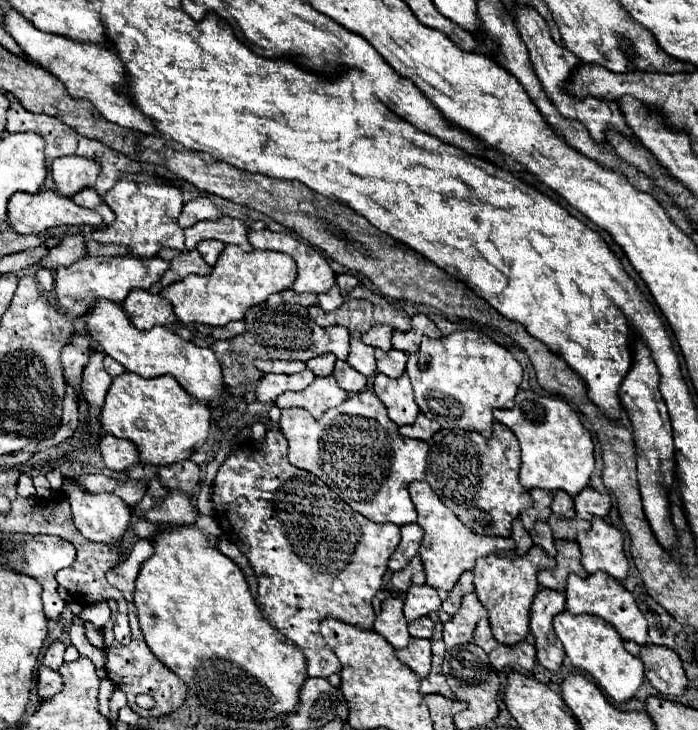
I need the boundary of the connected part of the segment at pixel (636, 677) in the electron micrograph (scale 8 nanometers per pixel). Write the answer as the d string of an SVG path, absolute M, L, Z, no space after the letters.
M564 610L554 616L554 632L562 642L572 666L592 676L592 680L612 698L614 704L624 704L636 696L638 688L644 682L644 664L640 664L640 658L624 650L624 642L620 634L612 628L612 624L598 616L574 616Z

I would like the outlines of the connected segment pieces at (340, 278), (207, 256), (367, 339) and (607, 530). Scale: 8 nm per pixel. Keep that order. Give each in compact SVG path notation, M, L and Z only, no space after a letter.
M338 274L338 276L336 276L336 284L340 286L342 296L348 296L348 294L352 292L352 288L360 284L360 280L358 280L354 274Z
M204 240L204 242L200 242L200 244L196 246L196 250L200 252L200 256L202 256L210 266L214 266L216 260L218 260L218 256L220 256L220 252L224 250L224 244L218 242L218 240Z
M376 324L376 326L372 326L370 332L362 334L362 342L368 344L368 346L374 346L374 348L380 348L380 350L388 352L388 350L392 350L392 346L390 346L392 332L394 332L394 330L392 330L390 326L386 326L386 324Z
M596 520L588 532L578 532L576 542L582 550L582 564L588 574L604 570L618 582L626 578L628 560L624 556L624 538L620 530L604 520Z

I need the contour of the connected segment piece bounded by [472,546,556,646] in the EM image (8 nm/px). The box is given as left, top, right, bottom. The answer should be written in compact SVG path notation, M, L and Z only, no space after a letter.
M532 546L524 556L516 554L490 554L486 558L478 558L474 566L474 586L478 600L486 606L492 634L500 644L516 646L530 632L530 604L540 590L536 574L544 568L554 568L556 560L546 556L540 546Z

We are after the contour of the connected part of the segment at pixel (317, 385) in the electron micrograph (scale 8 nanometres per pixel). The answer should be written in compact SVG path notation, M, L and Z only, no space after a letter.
M328 376L328 378L316 378L304 392L280 394L276 406L280 410L304 408L318 420L328 408L340 406L346 398L348 394L336 384L334 376Z

